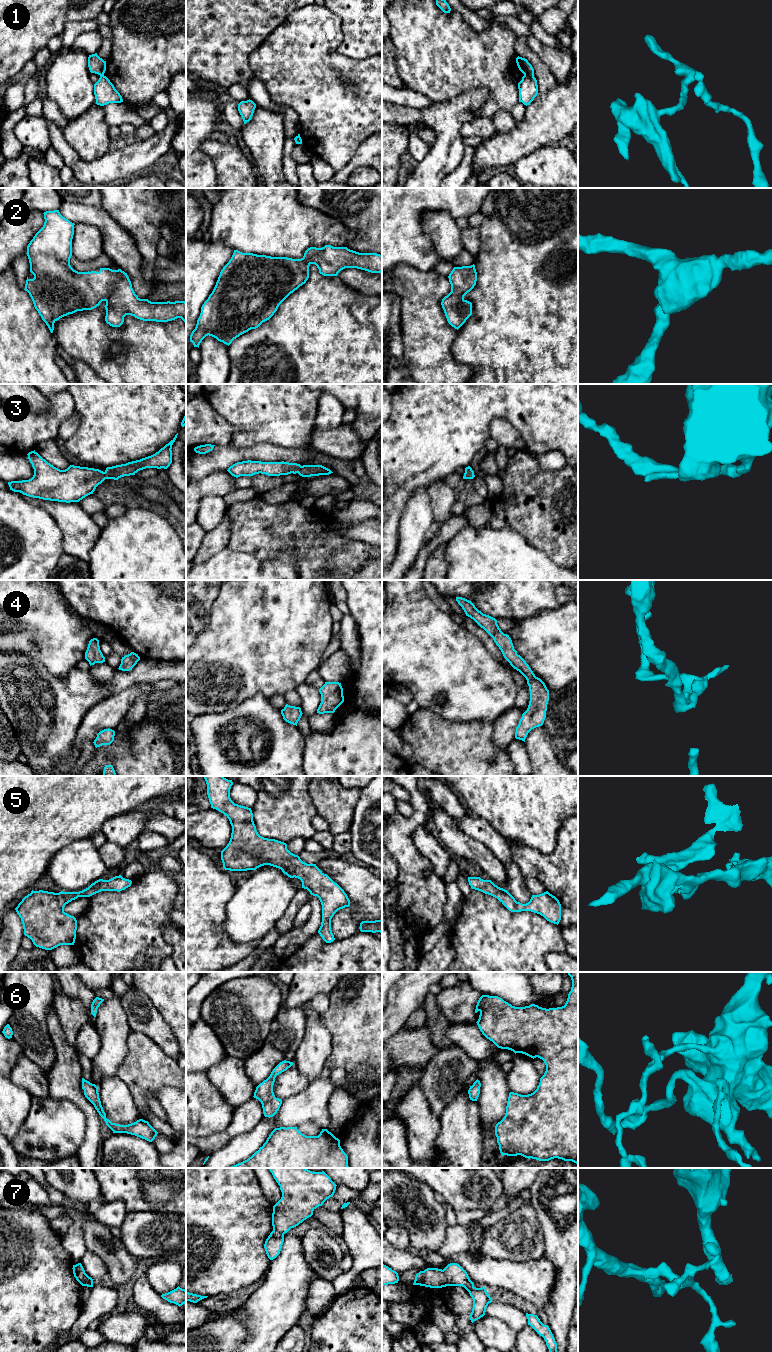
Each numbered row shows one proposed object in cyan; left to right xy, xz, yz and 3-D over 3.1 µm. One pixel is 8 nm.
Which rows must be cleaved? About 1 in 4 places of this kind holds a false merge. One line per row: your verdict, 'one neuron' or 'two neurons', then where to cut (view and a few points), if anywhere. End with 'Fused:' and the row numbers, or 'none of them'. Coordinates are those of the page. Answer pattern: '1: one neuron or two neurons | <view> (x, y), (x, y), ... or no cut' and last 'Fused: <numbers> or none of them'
1: two neurons | yz (524, 74), (533, 76)
2: one neuron | no cut
3: one neuron | no cut
4: one neuron | no cut
5: one neuron | no cut
6: one neuron | no cut
7: one neuron | no cut
Fused: 1

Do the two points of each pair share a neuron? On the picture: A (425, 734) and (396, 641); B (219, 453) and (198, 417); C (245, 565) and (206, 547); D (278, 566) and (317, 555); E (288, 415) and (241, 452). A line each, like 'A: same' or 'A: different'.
A: different
B: different
C: different
D: different
E: different

